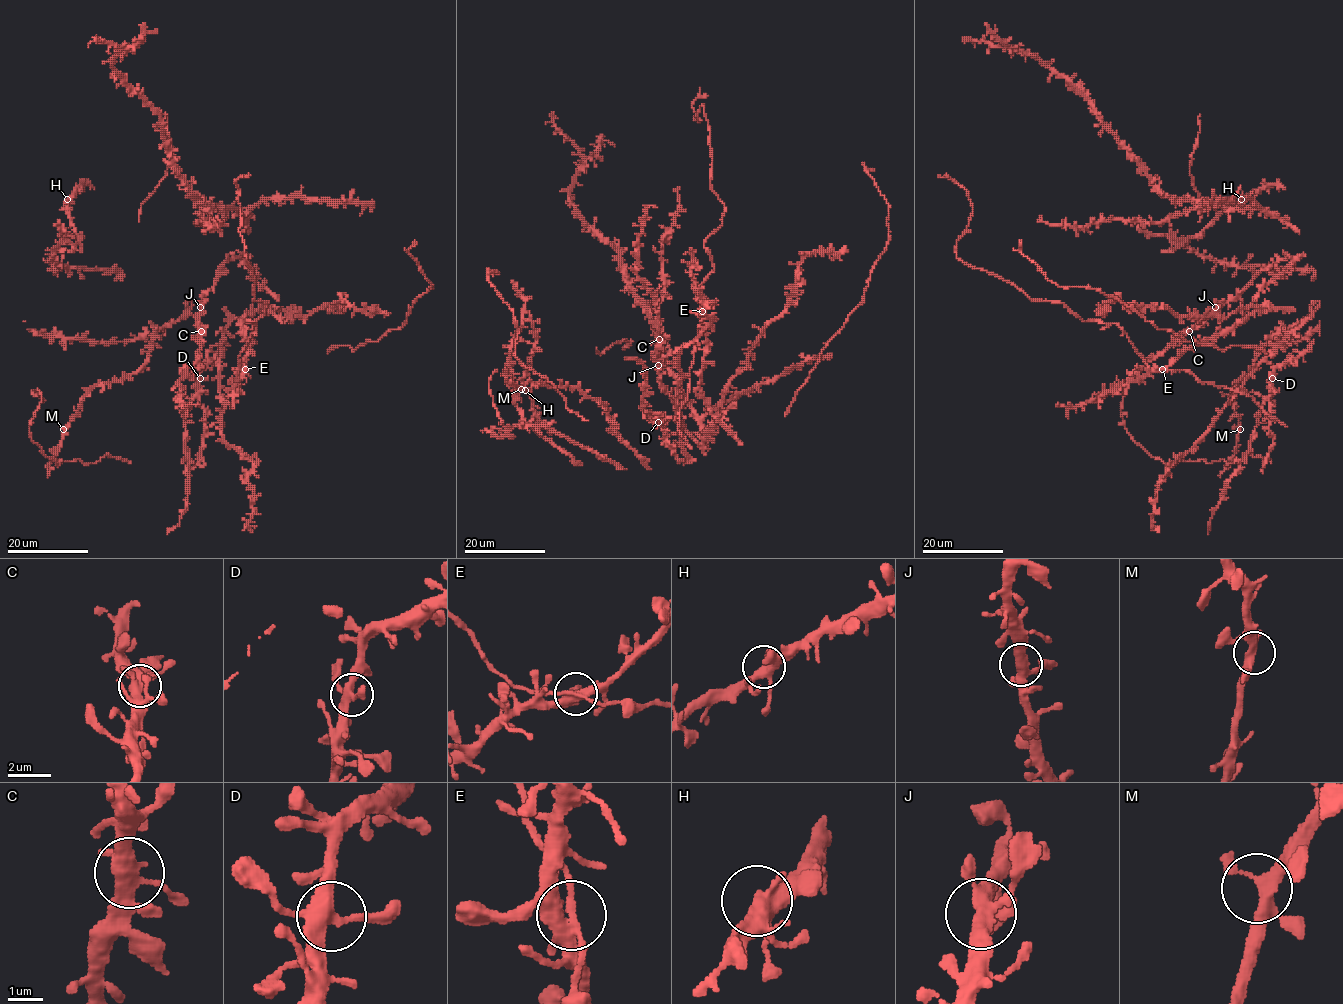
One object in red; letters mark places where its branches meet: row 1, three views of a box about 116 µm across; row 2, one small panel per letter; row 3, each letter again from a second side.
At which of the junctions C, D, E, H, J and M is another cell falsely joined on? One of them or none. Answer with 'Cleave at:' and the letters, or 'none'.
Cleave at: none

